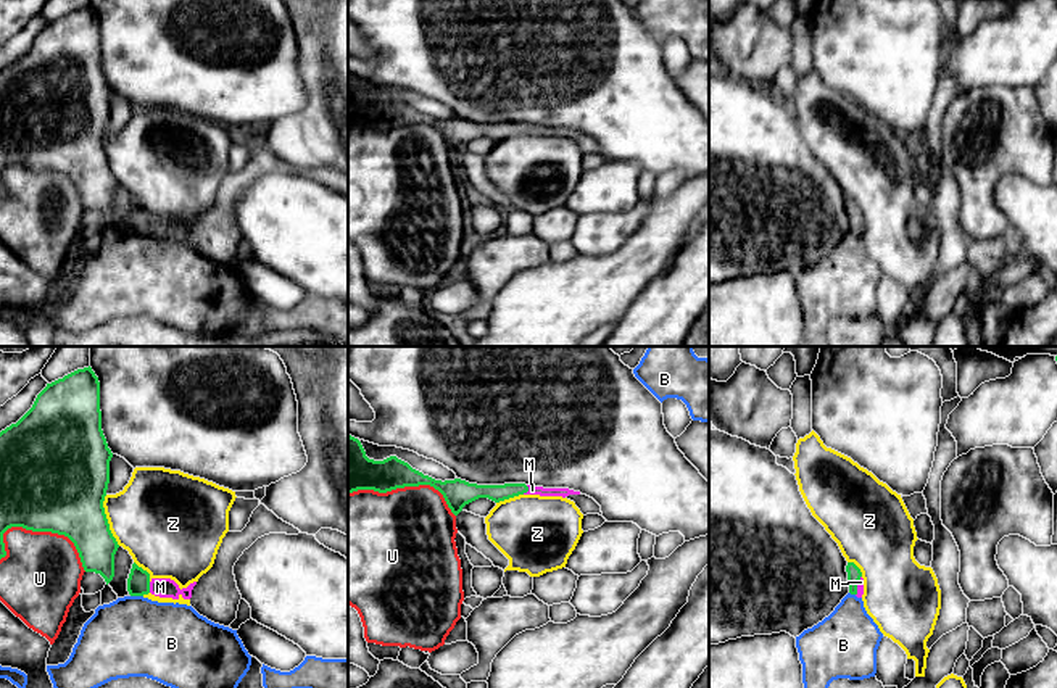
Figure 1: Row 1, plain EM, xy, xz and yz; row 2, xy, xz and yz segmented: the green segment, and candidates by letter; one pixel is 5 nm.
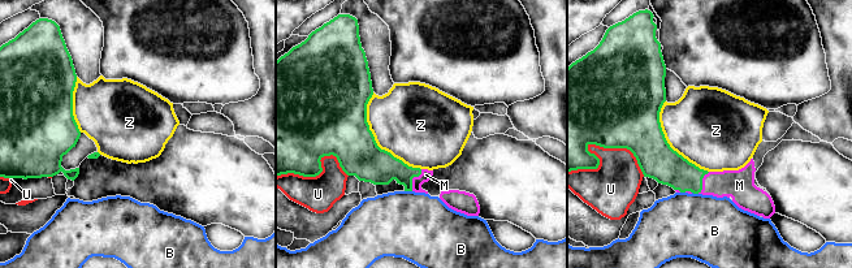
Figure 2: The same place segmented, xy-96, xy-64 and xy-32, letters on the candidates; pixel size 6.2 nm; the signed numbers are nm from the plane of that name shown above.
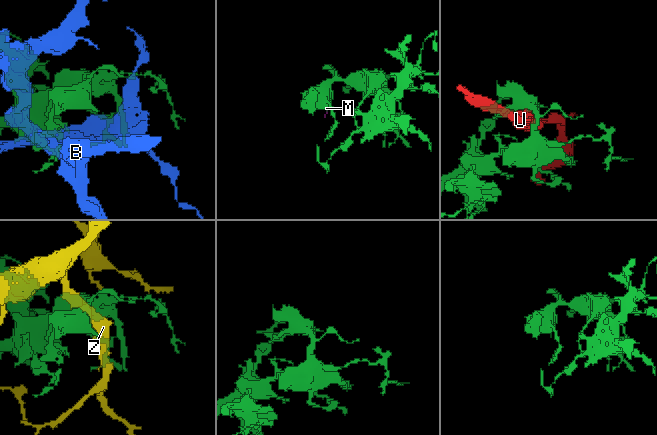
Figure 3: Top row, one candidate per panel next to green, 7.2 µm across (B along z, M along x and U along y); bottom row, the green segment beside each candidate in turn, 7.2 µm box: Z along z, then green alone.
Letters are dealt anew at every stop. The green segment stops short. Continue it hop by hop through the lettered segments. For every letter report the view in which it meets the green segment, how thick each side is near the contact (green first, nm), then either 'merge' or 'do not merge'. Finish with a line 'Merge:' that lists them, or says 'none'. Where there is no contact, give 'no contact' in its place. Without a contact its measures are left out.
B: xy | 110/400 nm | do not merge
M: xy | 110/100 nm | merge
U: xy | 500/400 nm | do not merge
Z: xy | 400/440 nm | do not merge
Merge: M

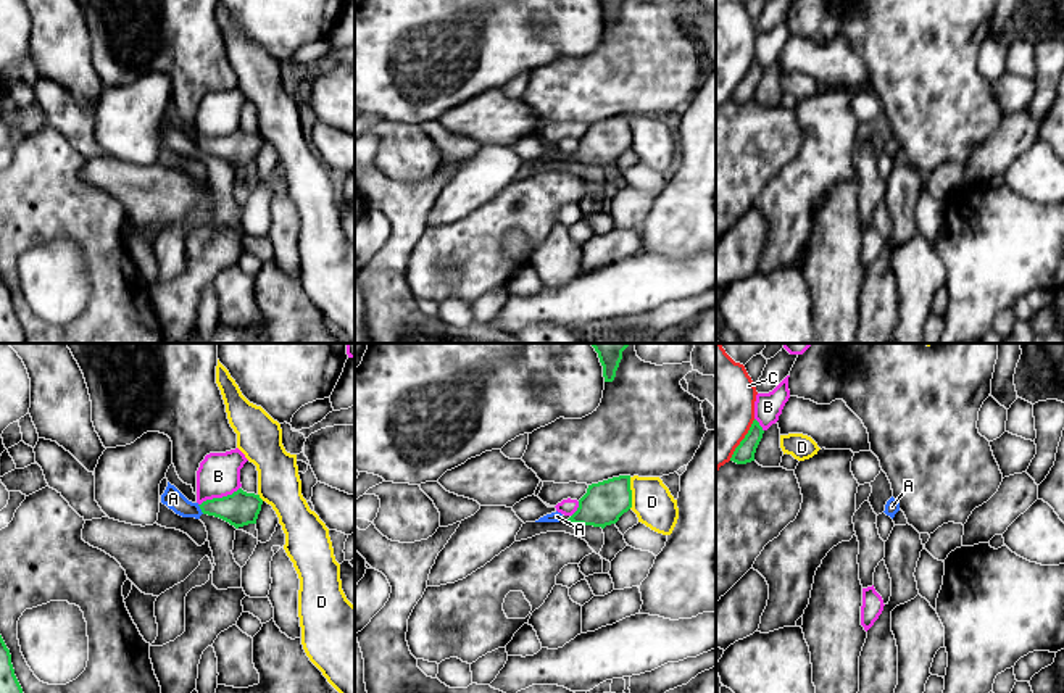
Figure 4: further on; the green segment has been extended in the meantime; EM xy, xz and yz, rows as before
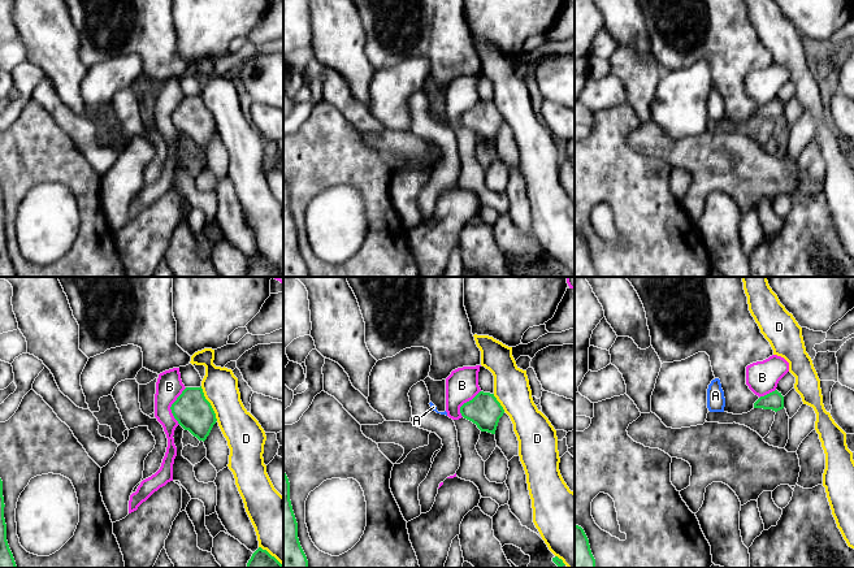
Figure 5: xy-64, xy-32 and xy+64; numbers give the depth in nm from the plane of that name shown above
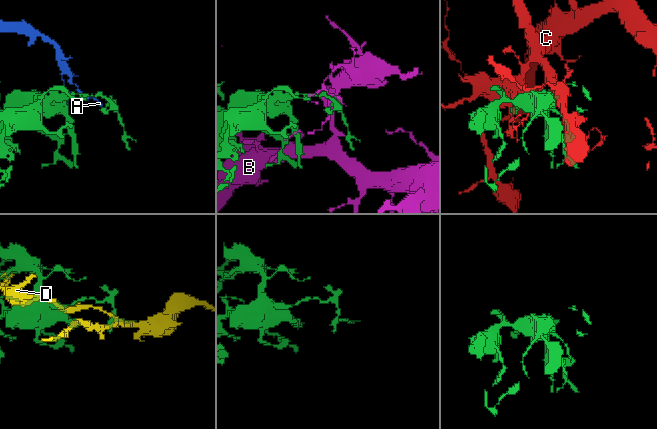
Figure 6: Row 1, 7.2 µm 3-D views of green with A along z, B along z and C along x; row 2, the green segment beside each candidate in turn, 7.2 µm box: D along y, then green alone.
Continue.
A: xy | 170/100 nm | do not merge
B: xy | 170/220 nm | do not merge
C: yz | 100/380 nm | do not merge
D: xz | 200/200 nm | do not merge
Merge: none

